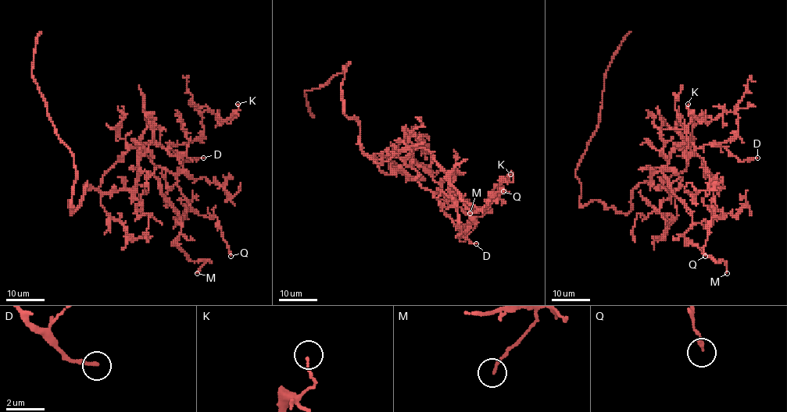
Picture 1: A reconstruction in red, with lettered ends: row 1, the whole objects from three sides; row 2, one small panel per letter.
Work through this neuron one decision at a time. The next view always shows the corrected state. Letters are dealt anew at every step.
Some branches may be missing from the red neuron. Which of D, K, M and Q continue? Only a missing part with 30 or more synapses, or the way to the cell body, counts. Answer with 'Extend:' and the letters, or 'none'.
Extend: none

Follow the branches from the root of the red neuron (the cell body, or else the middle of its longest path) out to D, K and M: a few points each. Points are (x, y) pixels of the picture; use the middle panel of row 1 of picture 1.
D: (359, 136), (373, 158), (393, 155), (409, 166), (411, 154), (440, 183), (442, 211), (476, 243)
K: (359, 136), (360, 148), (373, 158), (393, 155), (409, 166), (411, 154), (474, 224), (493, 190), (510, 174)
M: (359, 136), (373, 158), (393, 155), (408, 166), (424, 148), (453, 172), (449, 183), (478, 209), (470, 213)

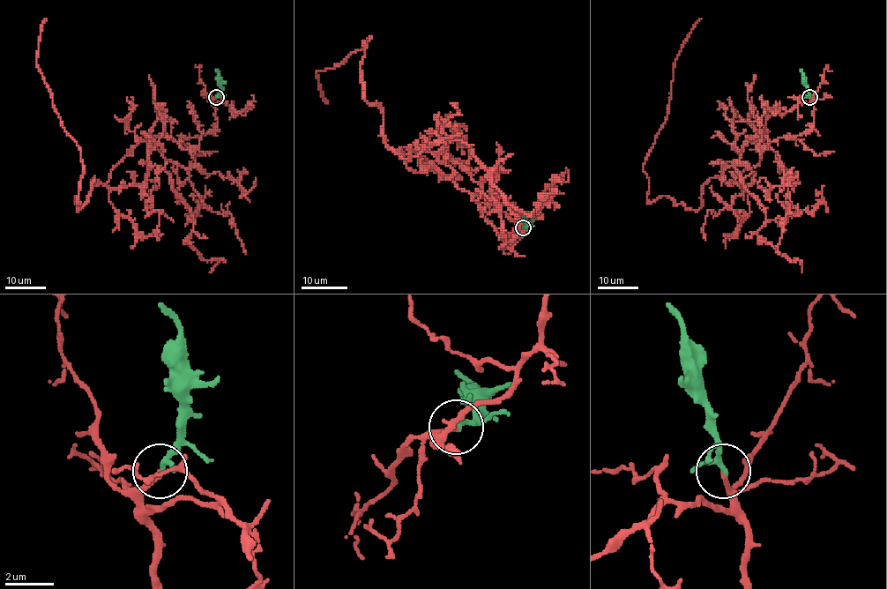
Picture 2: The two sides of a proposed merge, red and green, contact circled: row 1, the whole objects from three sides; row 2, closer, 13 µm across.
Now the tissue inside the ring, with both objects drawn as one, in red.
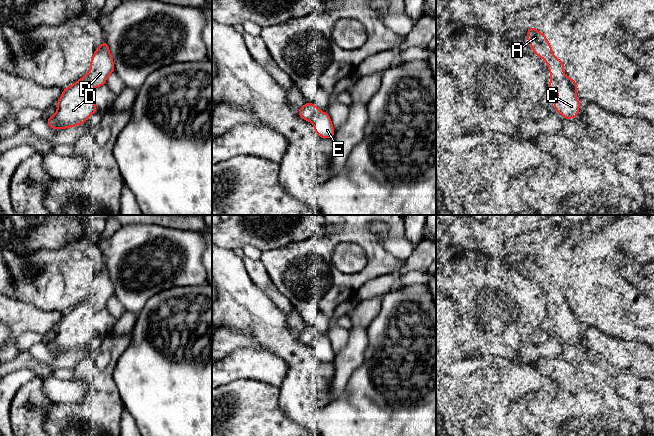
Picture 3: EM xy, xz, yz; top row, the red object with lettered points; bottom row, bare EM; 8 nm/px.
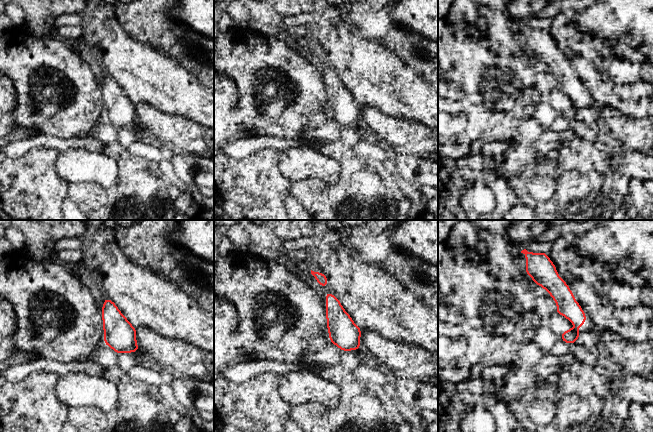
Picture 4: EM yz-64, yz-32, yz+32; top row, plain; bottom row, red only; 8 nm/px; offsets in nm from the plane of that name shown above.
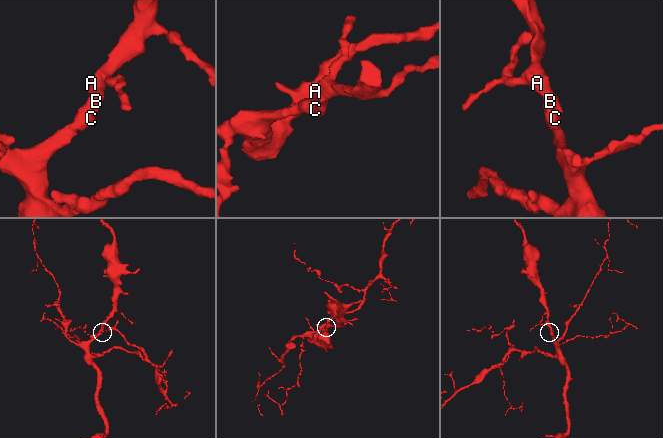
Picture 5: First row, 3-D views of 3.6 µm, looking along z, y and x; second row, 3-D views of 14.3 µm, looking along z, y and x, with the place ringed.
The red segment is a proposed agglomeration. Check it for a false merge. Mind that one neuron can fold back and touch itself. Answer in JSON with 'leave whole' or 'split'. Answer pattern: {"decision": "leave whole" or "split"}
{"decision": "leave whole"}

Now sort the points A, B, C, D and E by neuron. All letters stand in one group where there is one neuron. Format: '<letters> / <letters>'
A B C D E

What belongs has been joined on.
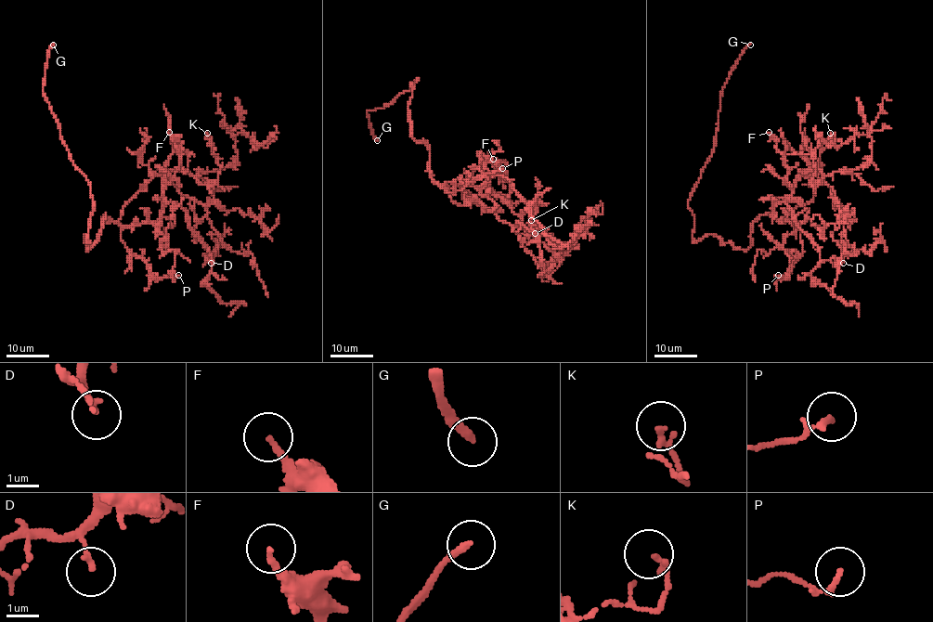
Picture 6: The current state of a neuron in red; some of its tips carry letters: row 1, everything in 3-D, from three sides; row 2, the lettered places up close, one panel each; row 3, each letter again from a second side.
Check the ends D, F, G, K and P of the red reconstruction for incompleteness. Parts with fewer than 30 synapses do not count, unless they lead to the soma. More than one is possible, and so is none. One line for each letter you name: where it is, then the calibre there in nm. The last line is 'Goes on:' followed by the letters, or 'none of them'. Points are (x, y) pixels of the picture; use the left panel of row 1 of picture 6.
G: Place: (53, 45). Thickness 240 nm
Goes on: G

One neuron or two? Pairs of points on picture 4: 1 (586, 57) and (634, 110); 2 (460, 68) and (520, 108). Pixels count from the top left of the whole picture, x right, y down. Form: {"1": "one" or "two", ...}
{"1": "one", "2": "one"}

